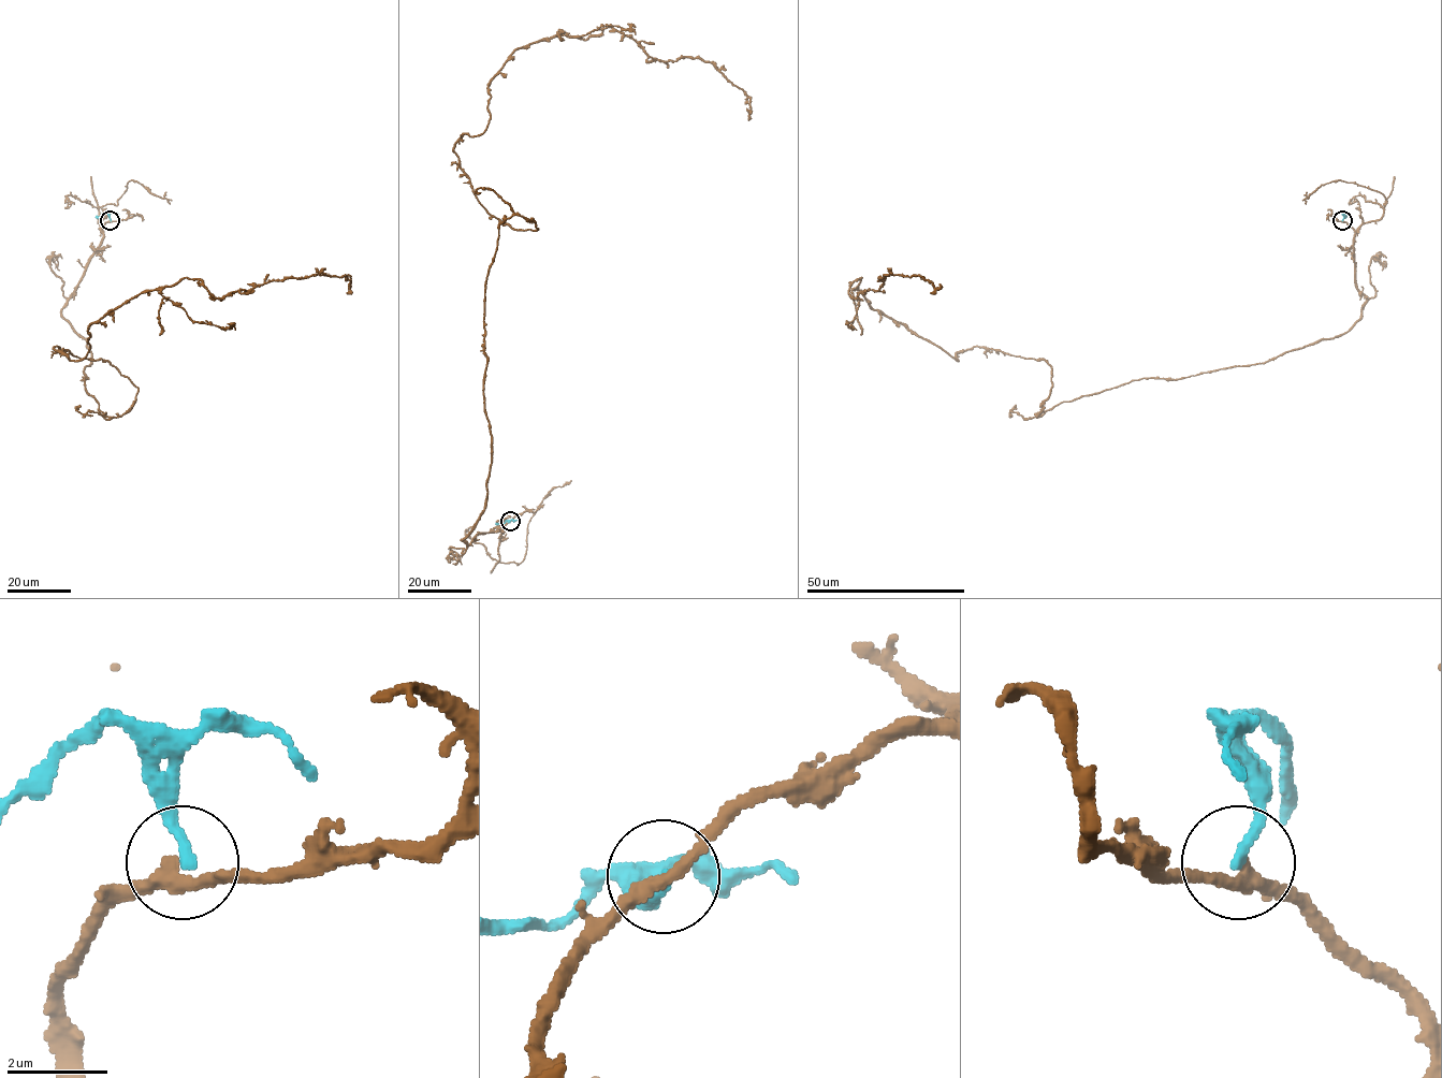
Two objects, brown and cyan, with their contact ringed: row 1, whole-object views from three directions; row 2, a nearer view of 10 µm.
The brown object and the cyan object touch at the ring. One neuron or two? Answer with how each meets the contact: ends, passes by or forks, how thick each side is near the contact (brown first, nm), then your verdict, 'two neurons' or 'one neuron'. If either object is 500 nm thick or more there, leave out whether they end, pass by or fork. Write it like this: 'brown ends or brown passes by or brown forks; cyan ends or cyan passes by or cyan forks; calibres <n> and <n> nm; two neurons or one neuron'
brown passes by; cyan ends; calibres 260 and 220 nm; two neurons

